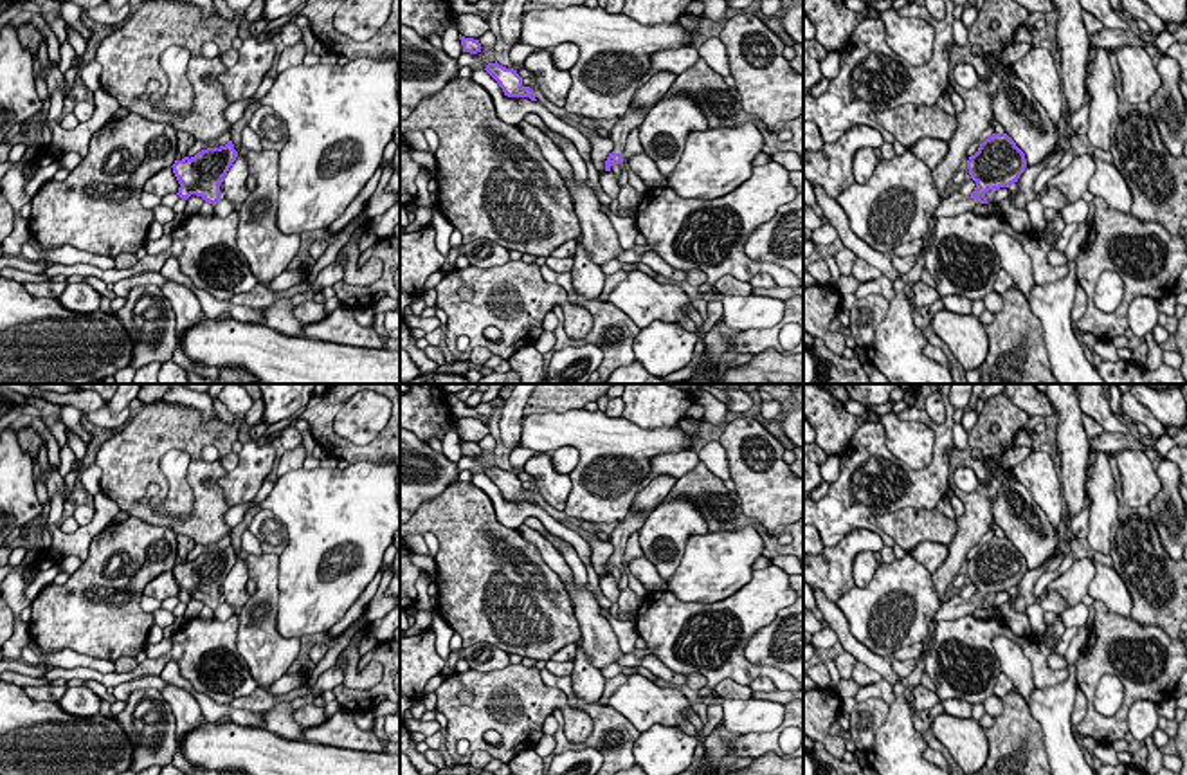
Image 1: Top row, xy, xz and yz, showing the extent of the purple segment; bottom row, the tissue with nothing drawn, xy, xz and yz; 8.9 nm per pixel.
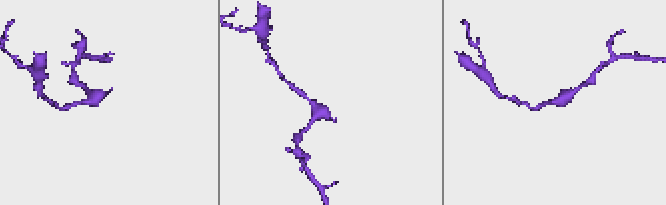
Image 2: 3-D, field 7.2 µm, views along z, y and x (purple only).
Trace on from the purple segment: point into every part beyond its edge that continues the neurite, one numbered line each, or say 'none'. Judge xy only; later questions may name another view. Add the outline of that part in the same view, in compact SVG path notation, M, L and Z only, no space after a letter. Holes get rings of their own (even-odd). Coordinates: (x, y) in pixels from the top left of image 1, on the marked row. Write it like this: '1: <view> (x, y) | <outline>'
none

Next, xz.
1: xz (634, 116) | M629 106L627 114L618 119L609 135L614 142L614 153L623 153L629 132L639 128L645 115L647 110Z

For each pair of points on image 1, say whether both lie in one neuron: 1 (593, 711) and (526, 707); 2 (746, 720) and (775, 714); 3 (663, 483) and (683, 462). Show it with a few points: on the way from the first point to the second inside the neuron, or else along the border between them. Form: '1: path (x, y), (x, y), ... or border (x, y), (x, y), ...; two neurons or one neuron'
1: border (552, 711), (562, 712), (570, 741), (593, 729); two neurons
2: path (753, 716), (768, 716); one neuron
3: border (654, 474), (672, 474), (676, 478); two neurons

